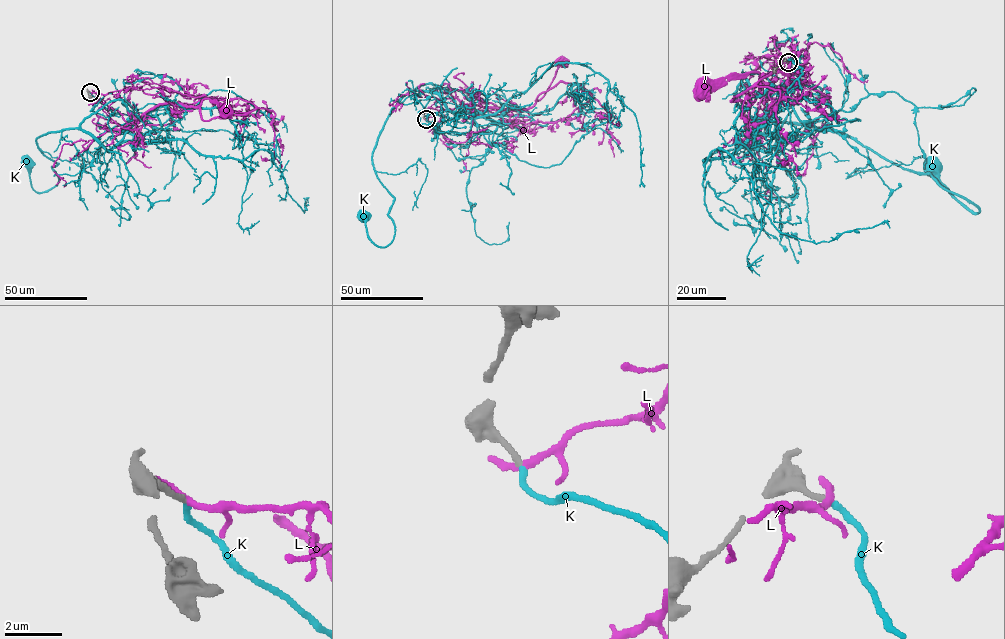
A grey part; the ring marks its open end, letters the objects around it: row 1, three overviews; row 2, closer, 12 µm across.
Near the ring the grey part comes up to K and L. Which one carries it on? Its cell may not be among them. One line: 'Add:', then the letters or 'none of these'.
Add: K

